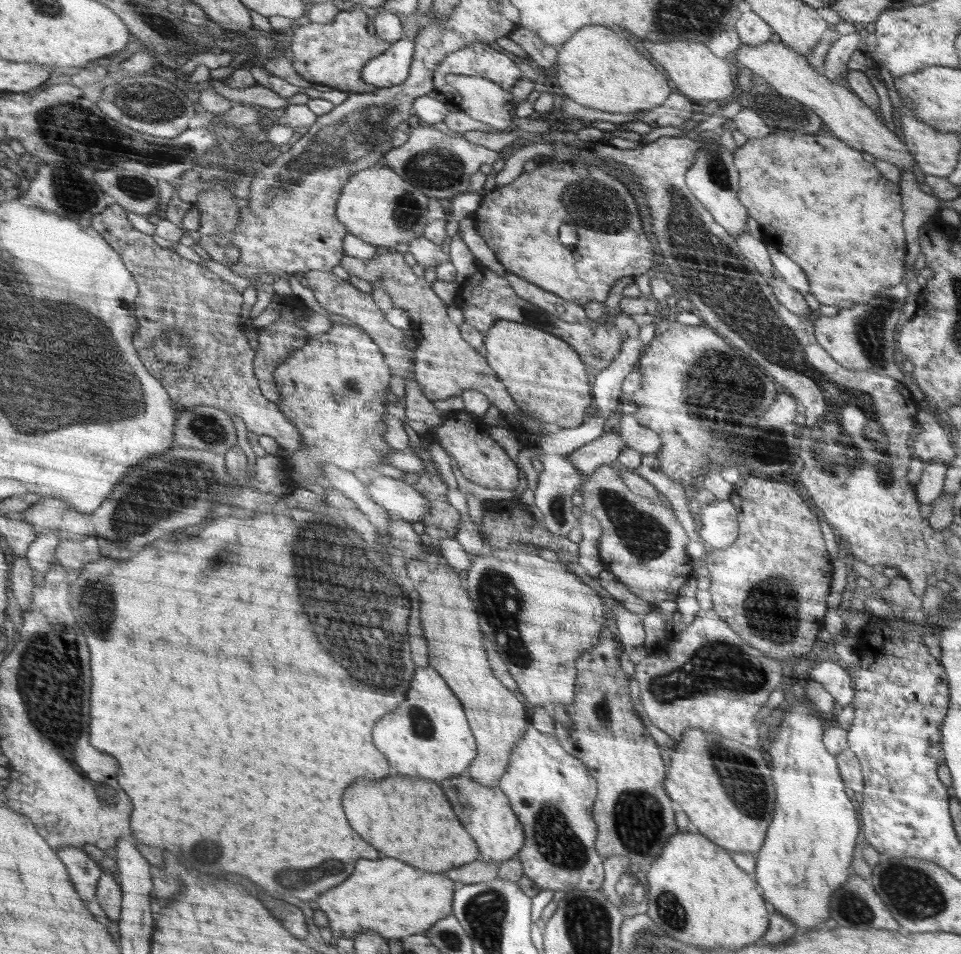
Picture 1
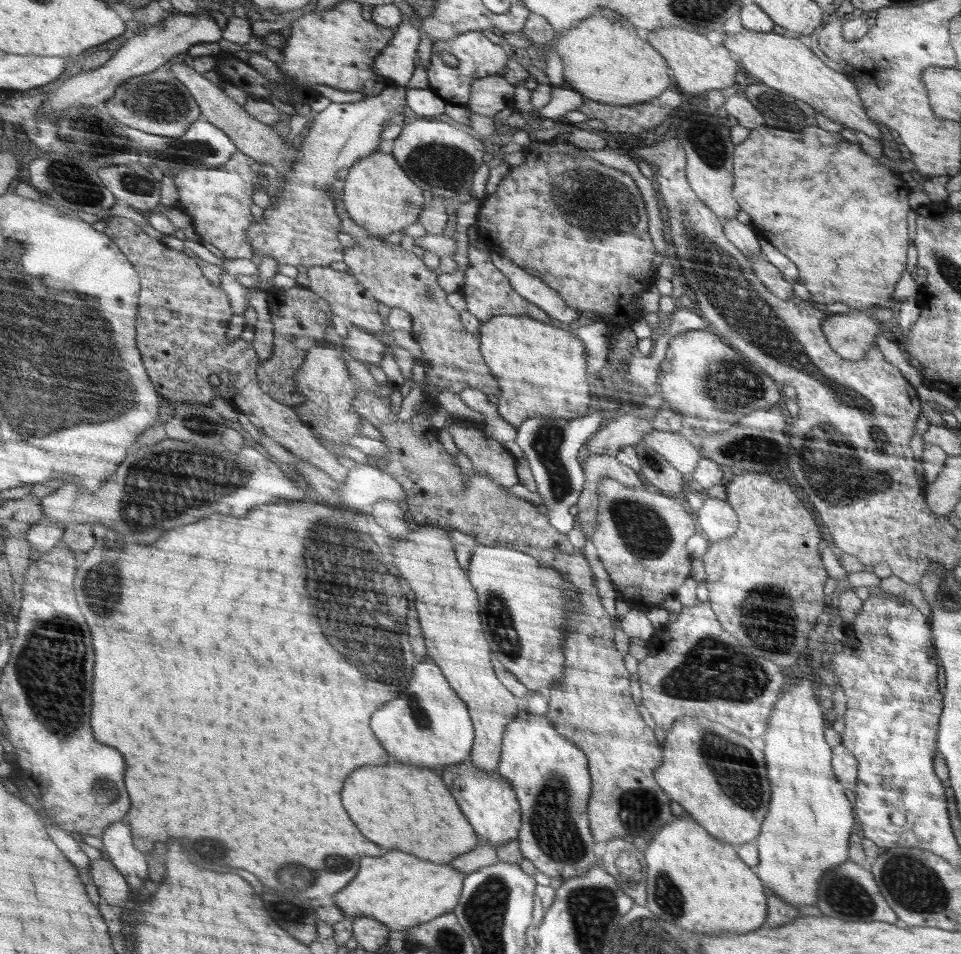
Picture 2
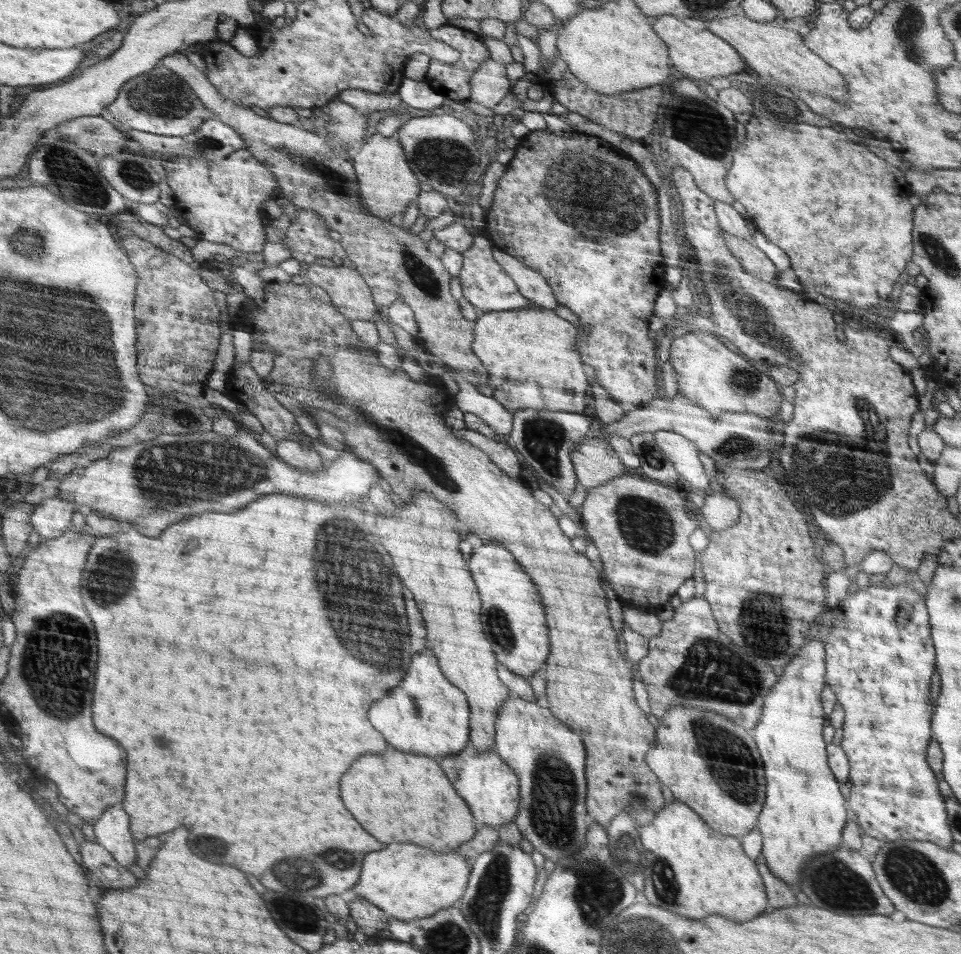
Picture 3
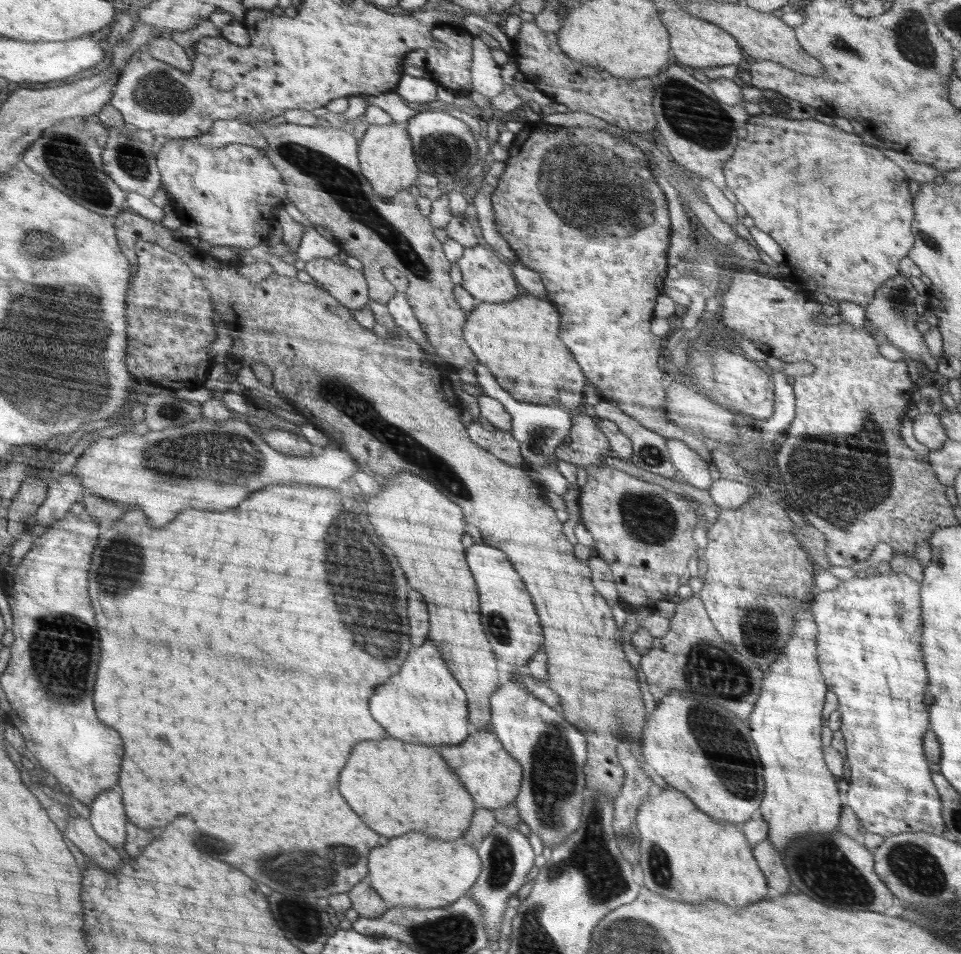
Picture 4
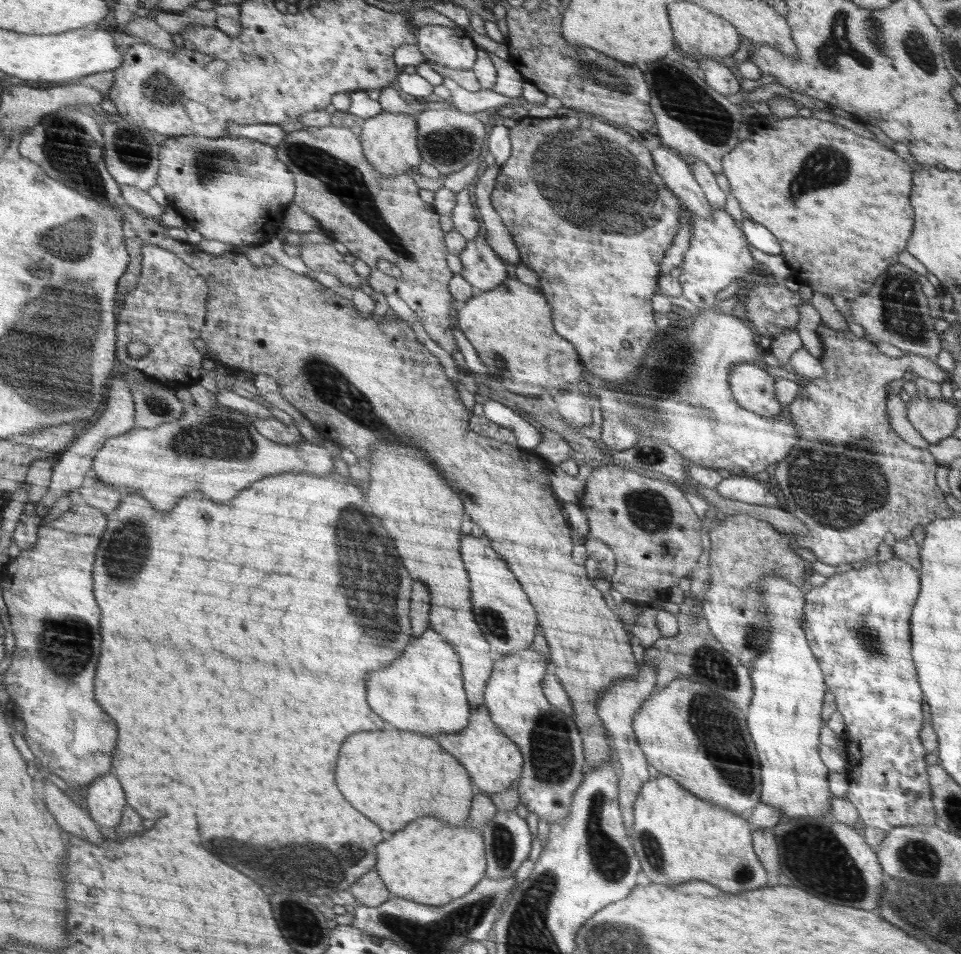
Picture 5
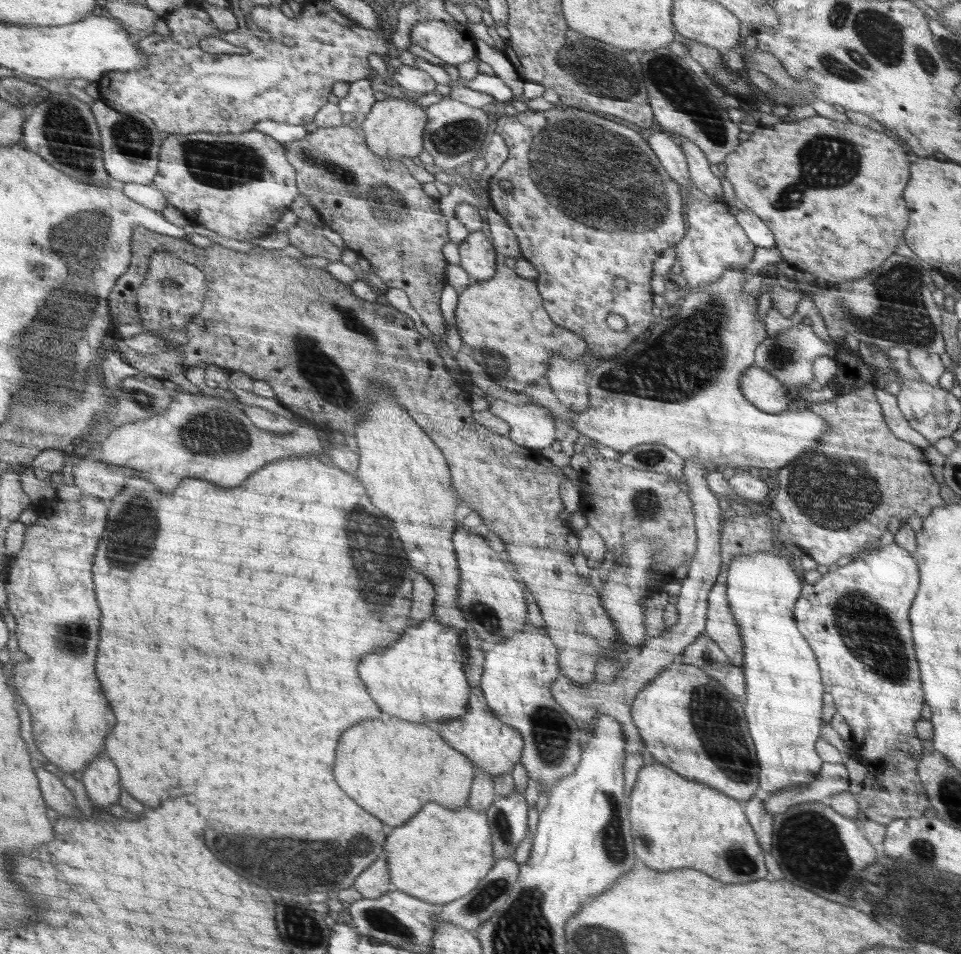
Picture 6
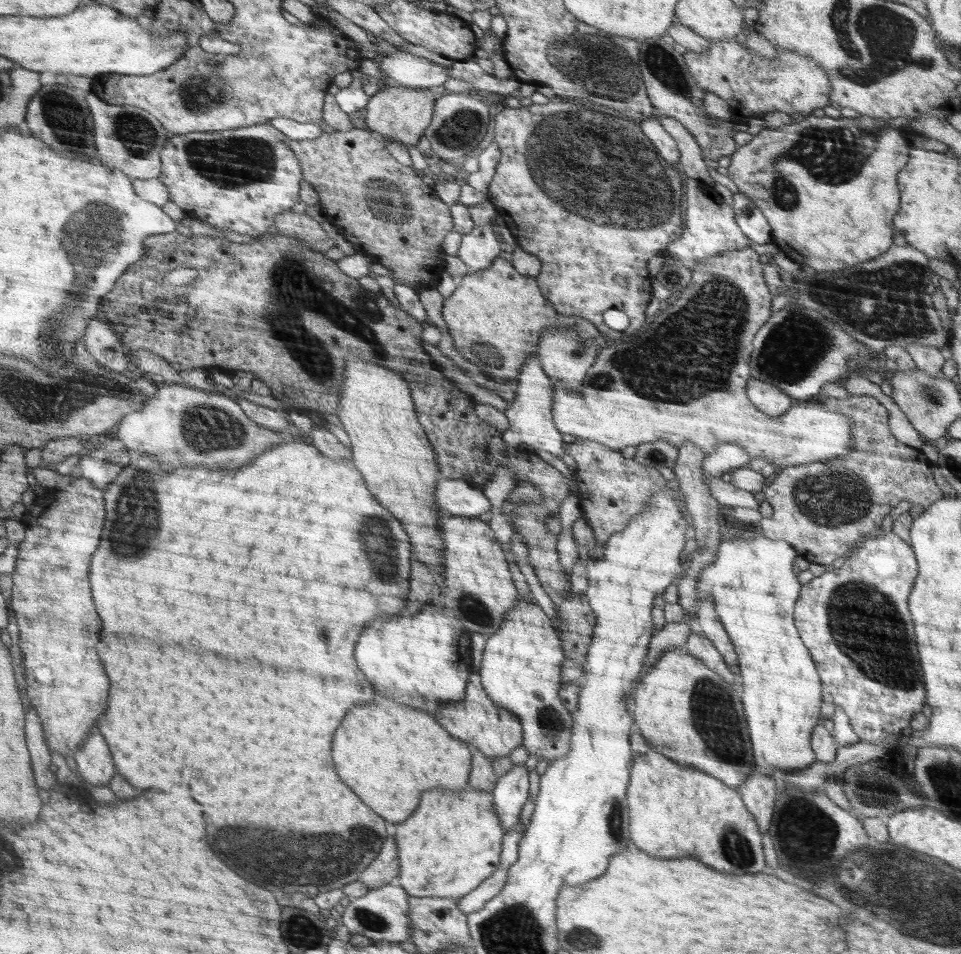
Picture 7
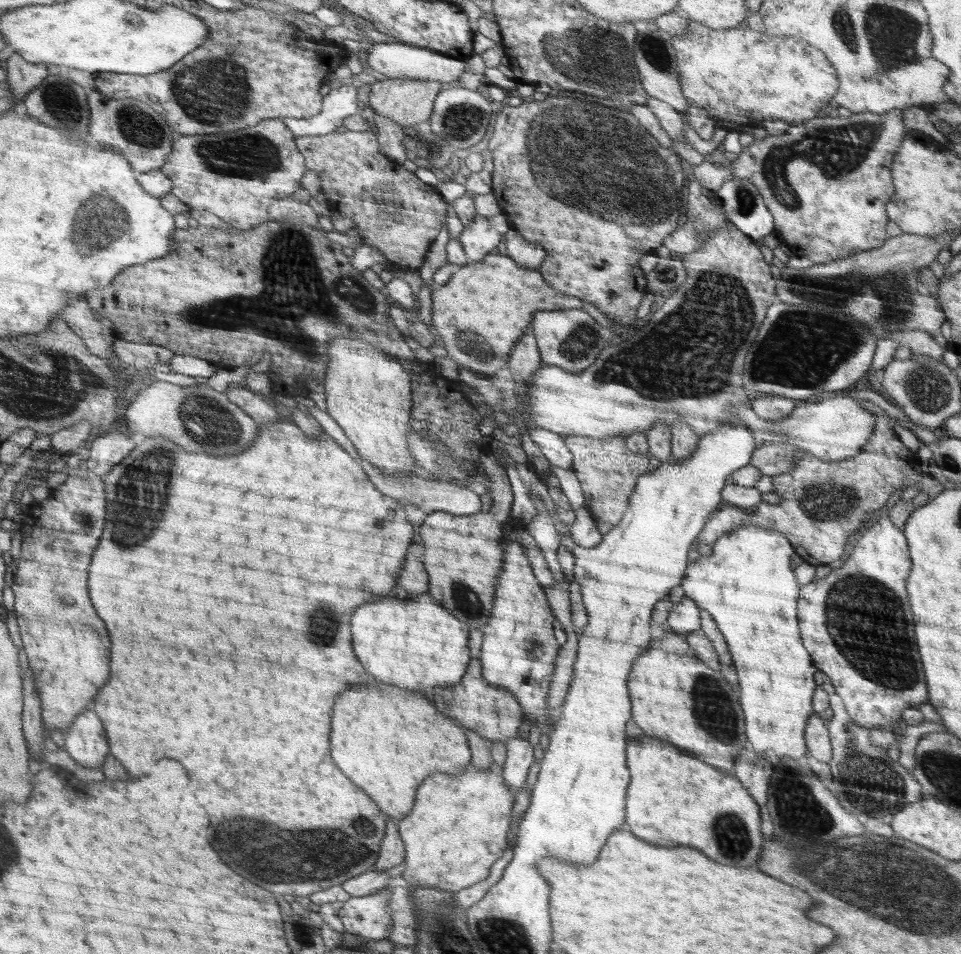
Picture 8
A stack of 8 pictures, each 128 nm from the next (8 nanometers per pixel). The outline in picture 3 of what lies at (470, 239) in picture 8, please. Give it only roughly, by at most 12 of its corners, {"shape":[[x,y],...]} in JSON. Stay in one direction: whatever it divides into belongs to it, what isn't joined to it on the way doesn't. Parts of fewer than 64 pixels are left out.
{"shape":[[476,236],[463,252],[463,297],[480,313],[530,308]]}

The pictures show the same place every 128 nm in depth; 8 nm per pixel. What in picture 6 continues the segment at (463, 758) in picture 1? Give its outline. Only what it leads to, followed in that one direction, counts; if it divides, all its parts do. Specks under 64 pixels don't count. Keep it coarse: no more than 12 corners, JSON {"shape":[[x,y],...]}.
{"shape":[[434,617],[360,676],[382,714],[435,726],[466,714],[459,632]]}

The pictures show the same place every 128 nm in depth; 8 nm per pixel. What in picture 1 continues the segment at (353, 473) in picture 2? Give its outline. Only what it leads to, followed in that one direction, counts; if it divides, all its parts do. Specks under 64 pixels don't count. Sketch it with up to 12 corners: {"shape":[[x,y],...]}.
{"shape":[[372,474],[364,485],[391,517],[412,524],[431,502],[407,482]]}

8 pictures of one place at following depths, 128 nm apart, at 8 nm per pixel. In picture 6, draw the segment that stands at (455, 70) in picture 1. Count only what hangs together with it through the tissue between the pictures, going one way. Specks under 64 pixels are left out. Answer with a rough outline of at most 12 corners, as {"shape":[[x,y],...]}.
{"shape":[[421,20],[409,34],[445,63],[476,56],[474,38],[442,20]]}

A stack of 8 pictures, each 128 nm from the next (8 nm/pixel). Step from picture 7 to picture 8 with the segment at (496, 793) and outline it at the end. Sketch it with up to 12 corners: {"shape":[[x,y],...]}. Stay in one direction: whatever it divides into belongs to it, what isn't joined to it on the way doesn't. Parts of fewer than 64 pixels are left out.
{"shape":[[517,734],[507,740],[501,772],[515,794],[532,766],[532,746]]}

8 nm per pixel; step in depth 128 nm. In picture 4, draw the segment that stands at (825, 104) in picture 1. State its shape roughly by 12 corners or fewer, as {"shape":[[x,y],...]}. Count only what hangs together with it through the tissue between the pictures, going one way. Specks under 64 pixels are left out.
{"shape":[[736,3],[680,8],[726,29],[750,60],[821,76],[779,13]]}

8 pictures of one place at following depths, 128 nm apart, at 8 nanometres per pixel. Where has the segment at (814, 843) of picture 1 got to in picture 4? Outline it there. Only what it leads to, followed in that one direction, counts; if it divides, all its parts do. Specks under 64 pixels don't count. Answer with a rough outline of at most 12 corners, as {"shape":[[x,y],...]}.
{"shape":[[808,605],[769,666],[752,720],[780,855],[836,830],[822,760],[828,688]]}

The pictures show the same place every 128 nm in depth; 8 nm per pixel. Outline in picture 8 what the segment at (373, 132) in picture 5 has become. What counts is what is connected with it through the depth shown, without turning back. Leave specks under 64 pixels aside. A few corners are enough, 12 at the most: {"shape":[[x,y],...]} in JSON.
{"shape":[[390,78],[373,82],[373,112],[402,128],[434,113],[441,82]]}

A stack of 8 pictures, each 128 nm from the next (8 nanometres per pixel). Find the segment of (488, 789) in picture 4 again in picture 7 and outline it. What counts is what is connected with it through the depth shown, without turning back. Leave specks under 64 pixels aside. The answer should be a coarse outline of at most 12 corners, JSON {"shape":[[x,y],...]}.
{"shape":[[471,674],[432,716],[490,760],[522,742],[519,716]]}

